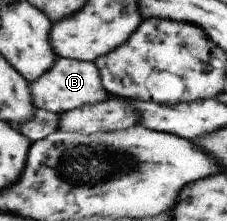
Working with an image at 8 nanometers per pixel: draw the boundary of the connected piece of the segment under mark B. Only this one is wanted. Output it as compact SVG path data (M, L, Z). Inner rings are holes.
M58 57L55 64L39 80L29 83L31 98L36 108L61 114L95 102L103 102L109 93L101 84L98 66L91 61L80 61Z

